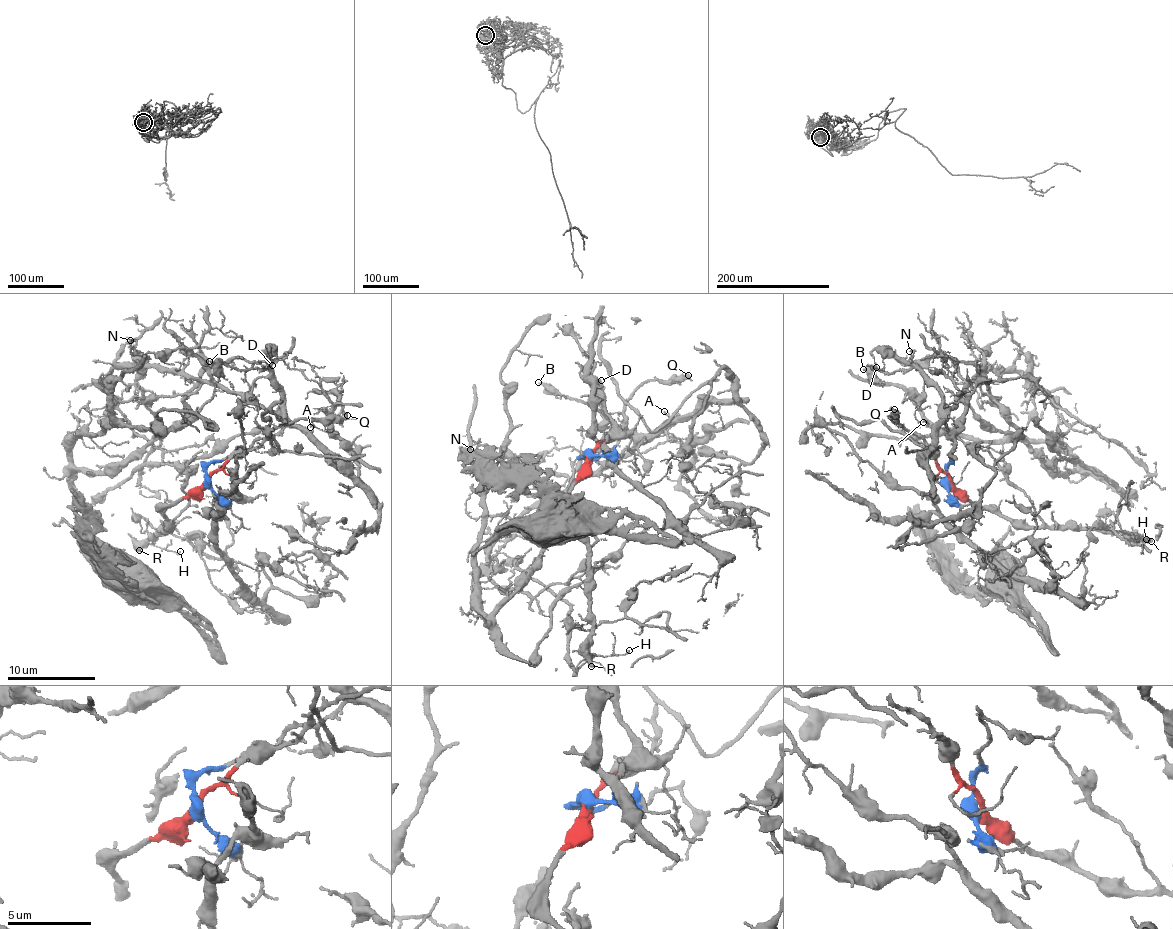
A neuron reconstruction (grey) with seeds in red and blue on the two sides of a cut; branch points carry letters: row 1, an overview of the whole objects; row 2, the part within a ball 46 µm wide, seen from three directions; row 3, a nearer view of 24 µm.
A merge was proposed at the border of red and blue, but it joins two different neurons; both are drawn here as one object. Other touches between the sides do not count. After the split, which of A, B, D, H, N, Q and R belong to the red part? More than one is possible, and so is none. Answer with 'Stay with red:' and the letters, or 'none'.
Stay with red: H, Q, R

